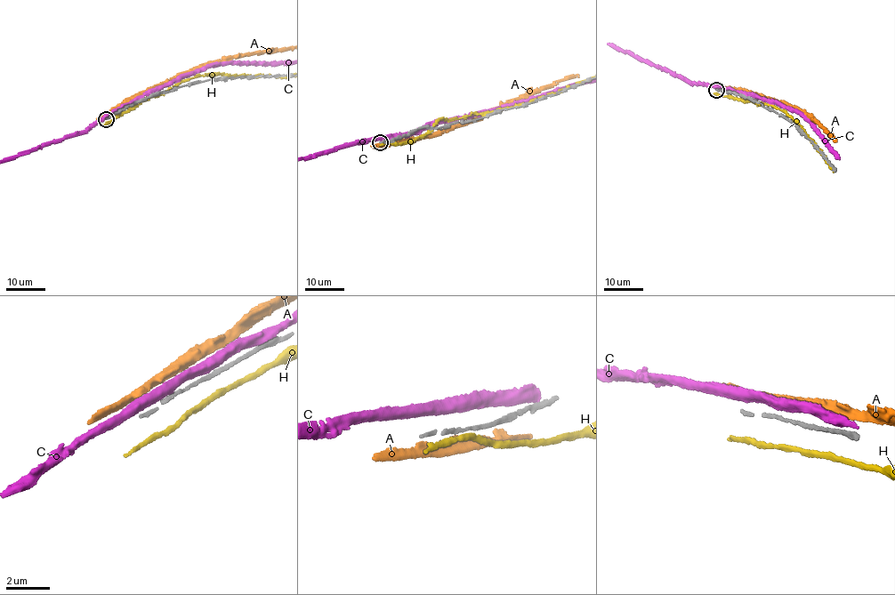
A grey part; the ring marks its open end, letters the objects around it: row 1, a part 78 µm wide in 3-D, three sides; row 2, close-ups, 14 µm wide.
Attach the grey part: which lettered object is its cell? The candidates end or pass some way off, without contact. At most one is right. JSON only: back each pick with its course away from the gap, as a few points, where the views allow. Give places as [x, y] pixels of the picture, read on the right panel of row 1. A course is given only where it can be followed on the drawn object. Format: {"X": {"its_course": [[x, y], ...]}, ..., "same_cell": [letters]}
{"same_cell": []}

